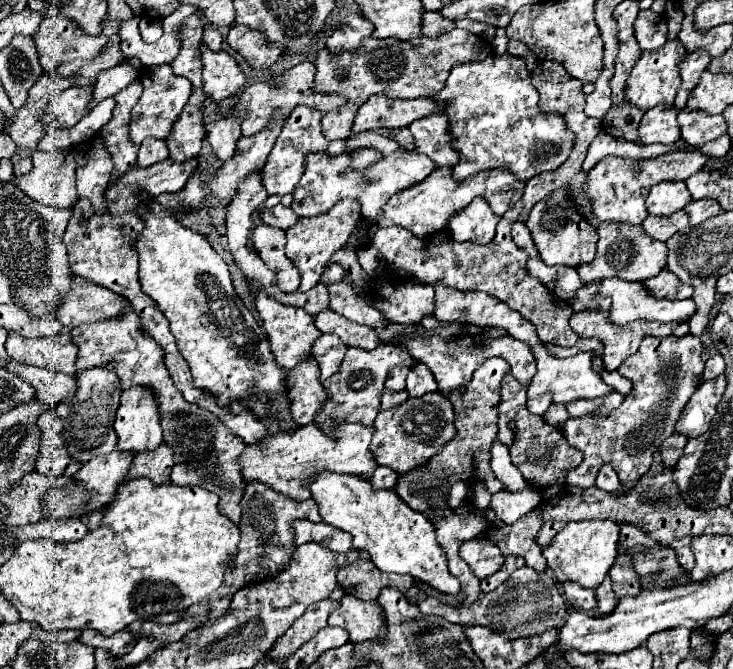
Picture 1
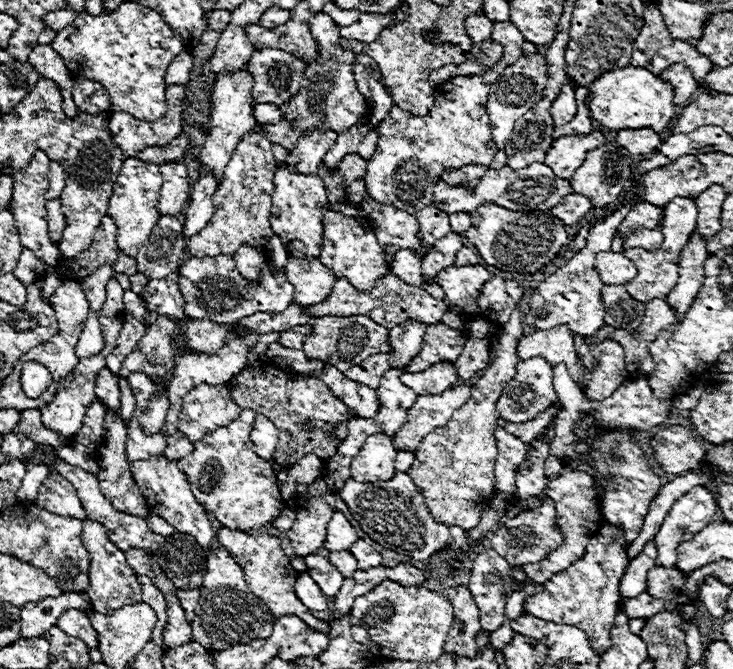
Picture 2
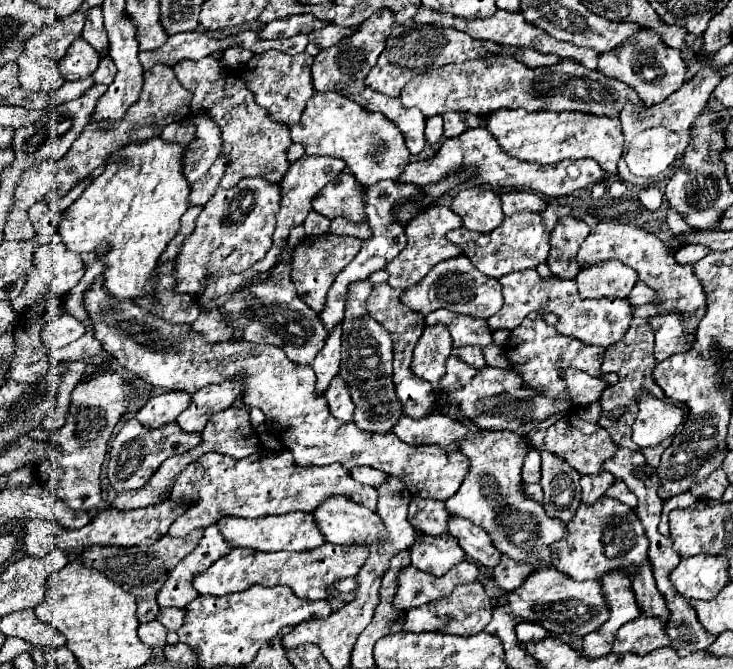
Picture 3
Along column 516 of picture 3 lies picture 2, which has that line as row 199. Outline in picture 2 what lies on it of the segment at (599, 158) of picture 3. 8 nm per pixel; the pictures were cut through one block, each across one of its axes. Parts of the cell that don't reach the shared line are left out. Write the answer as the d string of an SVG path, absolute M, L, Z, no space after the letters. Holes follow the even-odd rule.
M124 160L118 182L114 186L114 192L110 196L110 206L108 206L108 216L114 220L118 226L116 234L116 244L118 250L130 258L136 258L138 248L144 246L146 238L152 234L152 228L158 220L158 198L160 198L160 186L162 186L162 176L158 172L156 164L142 162L142 160Z

